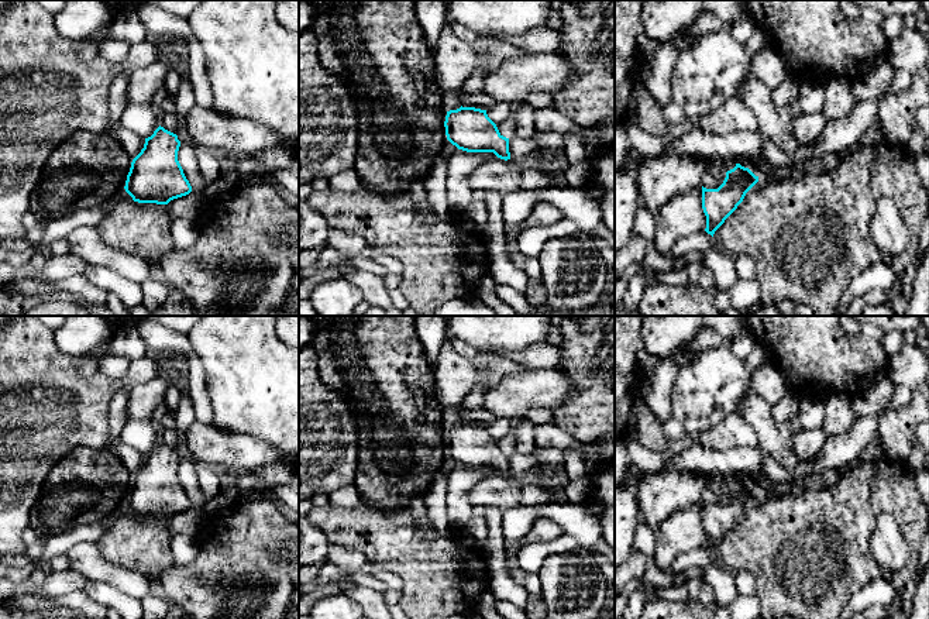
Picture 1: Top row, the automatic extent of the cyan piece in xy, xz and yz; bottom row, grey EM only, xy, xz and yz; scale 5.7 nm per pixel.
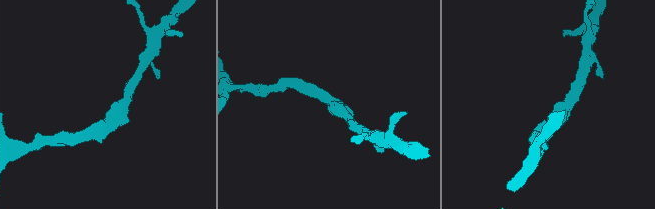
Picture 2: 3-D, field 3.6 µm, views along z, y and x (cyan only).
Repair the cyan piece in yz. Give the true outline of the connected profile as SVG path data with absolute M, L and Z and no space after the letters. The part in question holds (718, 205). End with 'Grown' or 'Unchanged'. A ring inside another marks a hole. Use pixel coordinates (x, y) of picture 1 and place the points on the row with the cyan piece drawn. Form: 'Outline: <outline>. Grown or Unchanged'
Outline: M736 164L726 172L723 183L718 189L702 186L702 209L706 216L705 231L713 237L715 231L743 202L746 193L758 182L749 168Z. Unchanged

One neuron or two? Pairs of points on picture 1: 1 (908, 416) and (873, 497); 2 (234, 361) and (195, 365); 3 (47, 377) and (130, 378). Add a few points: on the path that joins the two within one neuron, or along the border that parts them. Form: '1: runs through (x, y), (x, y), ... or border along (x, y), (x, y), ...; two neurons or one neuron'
1: border along (883, 456), (904, 463); two neurons
2: border along (193, 348), (205, 372), (205, 389), (209, 396); two neurons
3: border along (119, 380), (123, 388); two neurons

